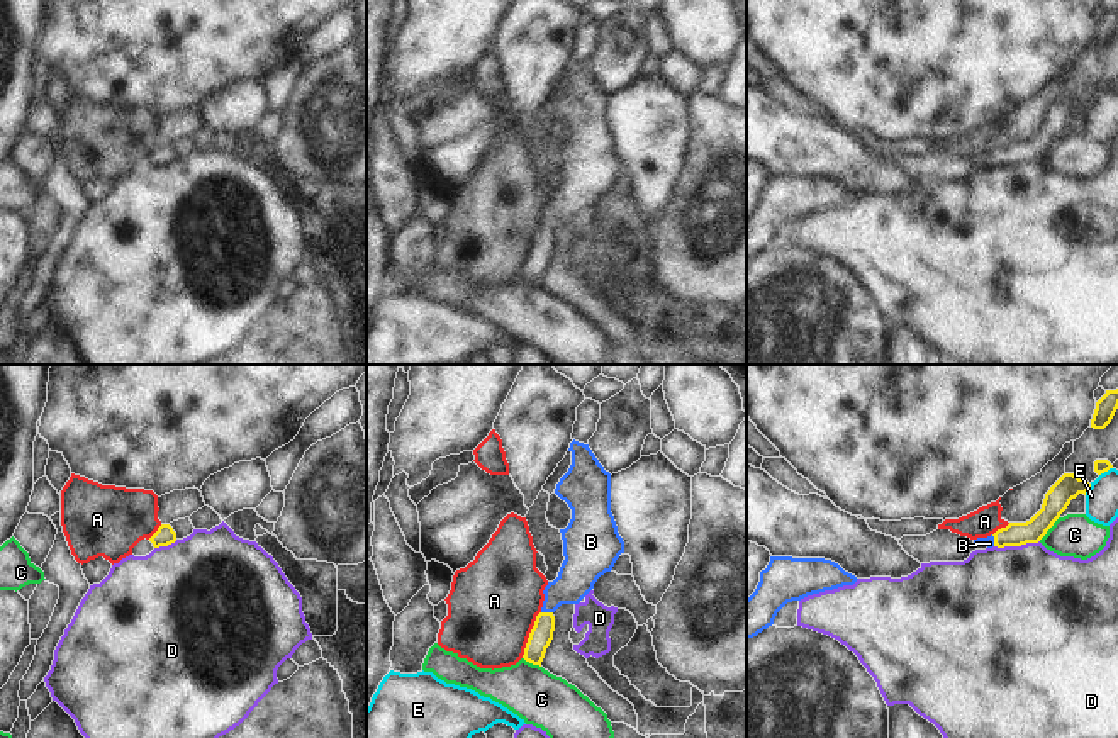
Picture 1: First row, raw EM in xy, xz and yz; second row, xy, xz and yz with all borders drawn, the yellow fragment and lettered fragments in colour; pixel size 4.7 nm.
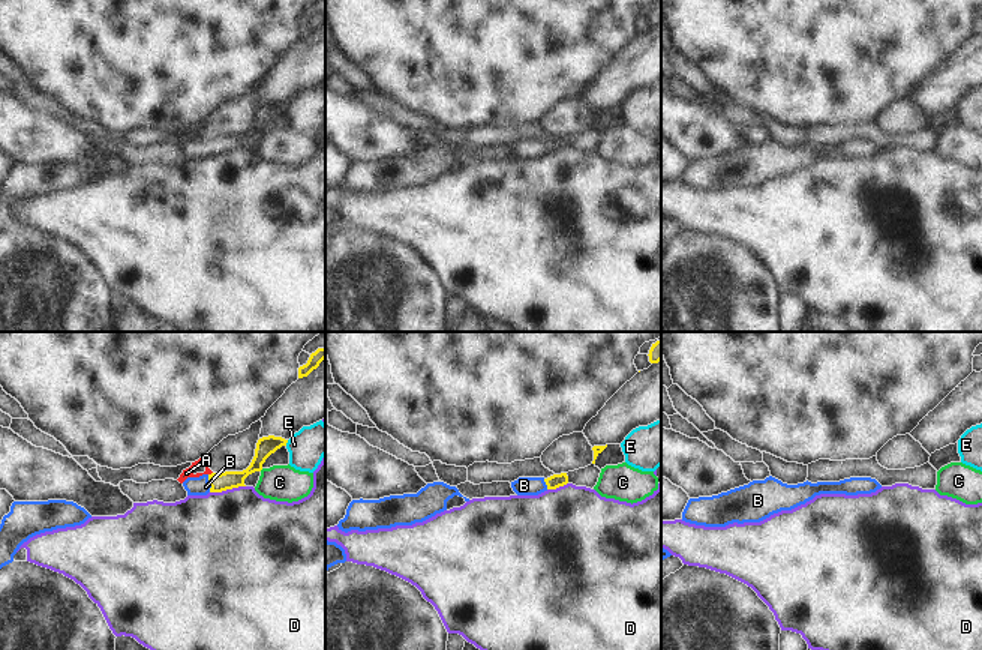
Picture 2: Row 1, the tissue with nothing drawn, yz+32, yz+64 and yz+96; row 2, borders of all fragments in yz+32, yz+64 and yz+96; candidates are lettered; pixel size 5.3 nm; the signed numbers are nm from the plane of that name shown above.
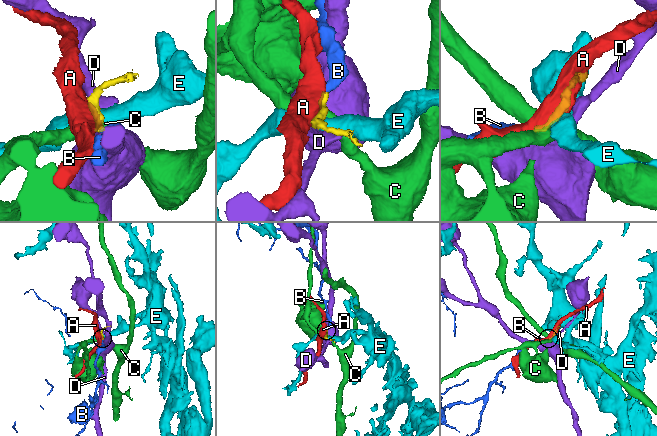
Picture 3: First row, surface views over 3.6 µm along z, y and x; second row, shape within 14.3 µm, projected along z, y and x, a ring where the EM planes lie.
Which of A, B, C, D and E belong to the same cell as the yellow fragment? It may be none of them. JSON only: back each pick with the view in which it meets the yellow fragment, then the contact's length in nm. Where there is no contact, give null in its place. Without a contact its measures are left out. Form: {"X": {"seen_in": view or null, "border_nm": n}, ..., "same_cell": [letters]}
{"B": {"seen_in": "xz", "border_nm": 60}, "same_cell": ["B"]}

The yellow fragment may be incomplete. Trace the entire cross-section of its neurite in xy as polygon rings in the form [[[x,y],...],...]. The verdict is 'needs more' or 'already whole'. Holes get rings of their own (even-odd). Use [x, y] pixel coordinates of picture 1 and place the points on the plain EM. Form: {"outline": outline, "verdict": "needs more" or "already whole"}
{"outline": [[[161,144],[158,151],[149,158],[154,168],[168,166],[176,161],[176,153],[170,144]]], "verdict": "already whole"}

